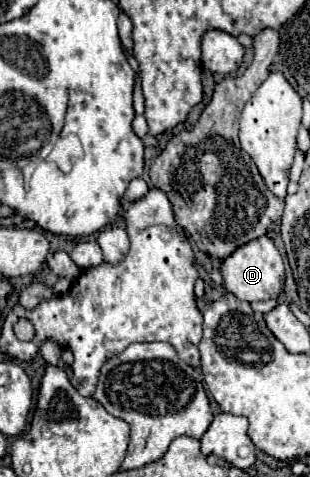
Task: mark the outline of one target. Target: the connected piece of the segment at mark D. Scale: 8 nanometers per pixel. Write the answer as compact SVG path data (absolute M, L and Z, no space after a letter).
M267 235L247 241L245 245L237 247L229 257L225 257L221 261L221 275L223 275L223 287L241 301L251 303L251 301L277 299L283 293L283 281L285 281L283 259Z

